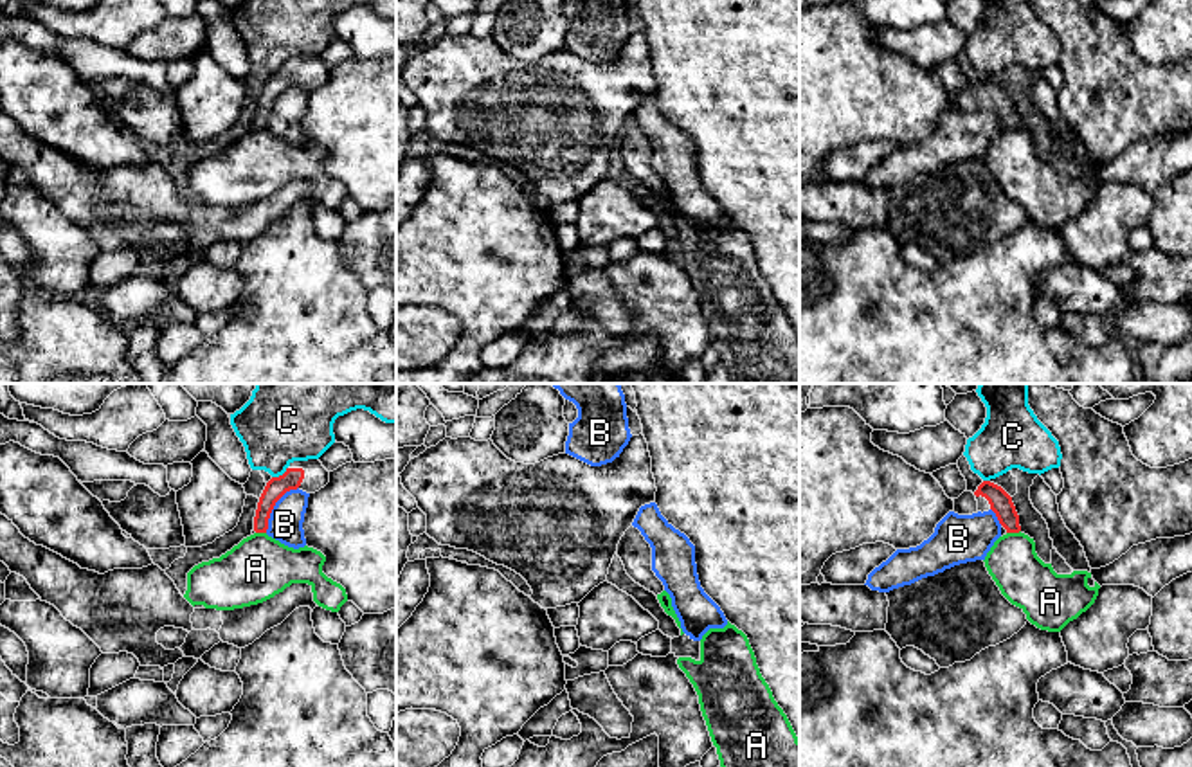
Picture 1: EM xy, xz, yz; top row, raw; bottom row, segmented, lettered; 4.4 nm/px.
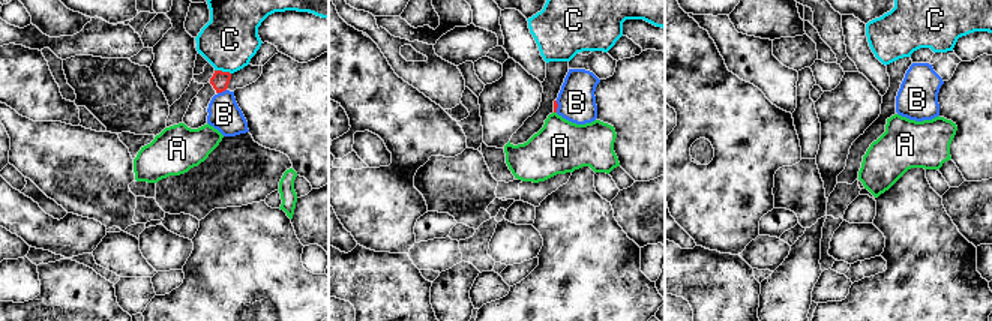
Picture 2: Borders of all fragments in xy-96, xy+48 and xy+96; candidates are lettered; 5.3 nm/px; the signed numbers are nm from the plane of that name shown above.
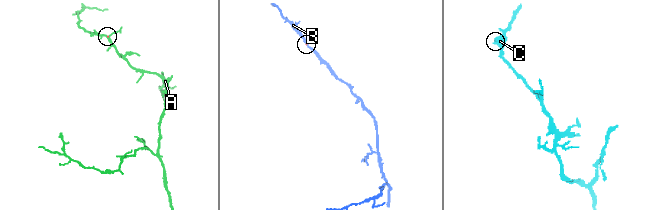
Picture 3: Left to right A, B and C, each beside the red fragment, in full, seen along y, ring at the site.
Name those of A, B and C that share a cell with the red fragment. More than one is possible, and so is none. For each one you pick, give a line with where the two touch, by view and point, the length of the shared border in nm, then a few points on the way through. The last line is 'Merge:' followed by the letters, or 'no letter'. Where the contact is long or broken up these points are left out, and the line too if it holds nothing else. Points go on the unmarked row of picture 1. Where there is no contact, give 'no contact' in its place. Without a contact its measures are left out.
Merge: no letter

